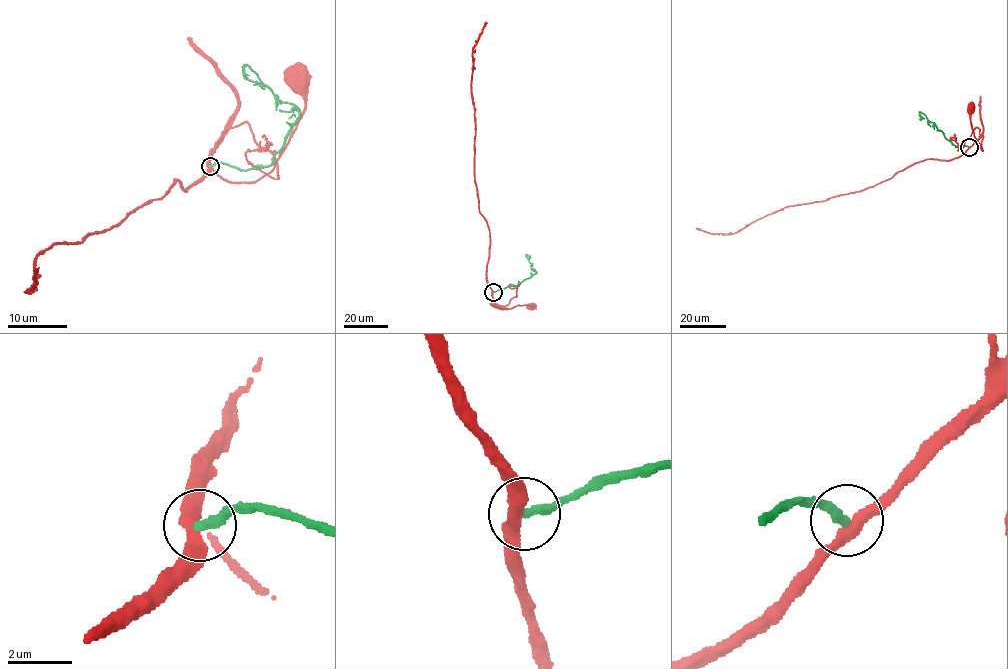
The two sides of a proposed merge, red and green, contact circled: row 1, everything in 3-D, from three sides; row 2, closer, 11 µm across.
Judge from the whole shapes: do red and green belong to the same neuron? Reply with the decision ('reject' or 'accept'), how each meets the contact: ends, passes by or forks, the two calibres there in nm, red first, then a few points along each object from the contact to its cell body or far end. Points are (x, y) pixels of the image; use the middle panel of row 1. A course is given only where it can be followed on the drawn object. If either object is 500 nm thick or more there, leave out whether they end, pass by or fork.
reject; red passes by; green ends; calibres 360 and 280 nm; course red (492, 292), (495, 307), (490, 304), (511, 308), (532, 306); course green (492, 292), (515, 286), (536, 273), (525, 255), (530, 256)

